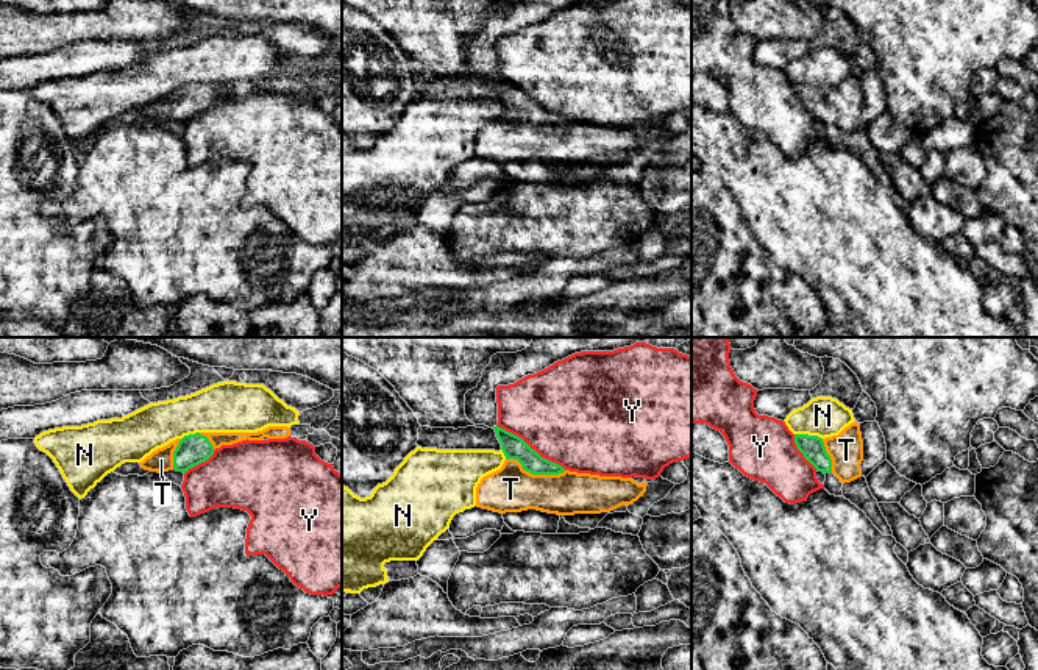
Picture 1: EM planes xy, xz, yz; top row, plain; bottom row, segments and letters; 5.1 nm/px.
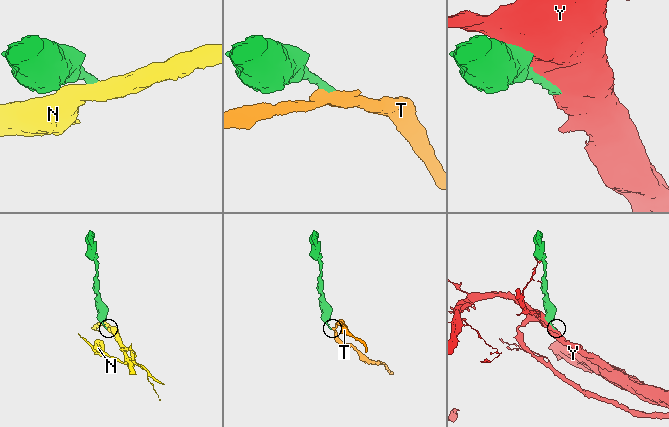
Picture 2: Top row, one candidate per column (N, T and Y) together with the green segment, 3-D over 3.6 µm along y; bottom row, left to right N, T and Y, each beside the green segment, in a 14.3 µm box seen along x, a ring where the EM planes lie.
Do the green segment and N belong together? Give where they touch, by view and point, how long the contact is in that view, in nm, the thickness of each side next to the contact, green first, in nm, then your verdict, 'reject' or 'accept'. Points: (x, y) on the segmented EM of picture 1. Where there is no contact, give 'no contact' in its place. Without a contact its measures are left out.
meets green in yz at (807, 434); contact 150 nm long; 120 nm thick on the green side, 200 nm on the other; reject

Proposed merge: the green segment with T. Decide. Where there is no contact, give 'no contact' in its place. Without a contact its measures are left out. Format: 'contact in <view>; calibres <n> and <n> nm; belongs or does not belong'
contact in xz; calibres 120 and 240 nm; belongs

